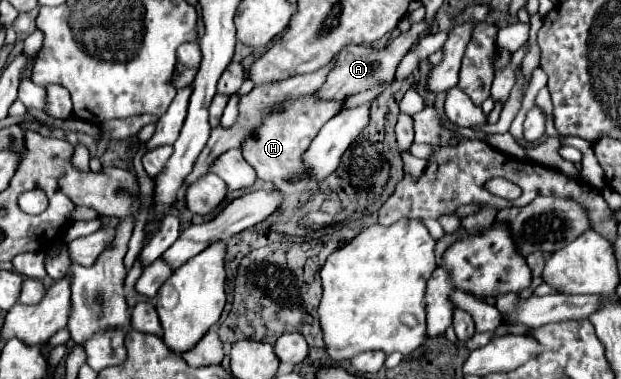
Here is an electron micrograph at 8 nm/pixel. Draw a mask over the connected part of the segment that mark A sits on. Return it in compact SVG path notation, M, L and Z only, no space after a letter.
M422 20L422 22L414 22L410 26L408 32L402 32L398 34L388 46L384 48L374 48L374 46L346 46L338 52L338 60L334 64L334 68L330 70L326 82L314 92L316 98L322 98L322 100L334 100L334 102L342 102L346 100L348 96L352 94L358 94L358 92L364 92L364 90L370 90L370 88L376 88L376 86L382 86L382 84L390 84L394 82L394 70L398 68L400 60L404 58L404 54L420 40L420 34L424 34L426 30L430 30L430 22L428 20Z

